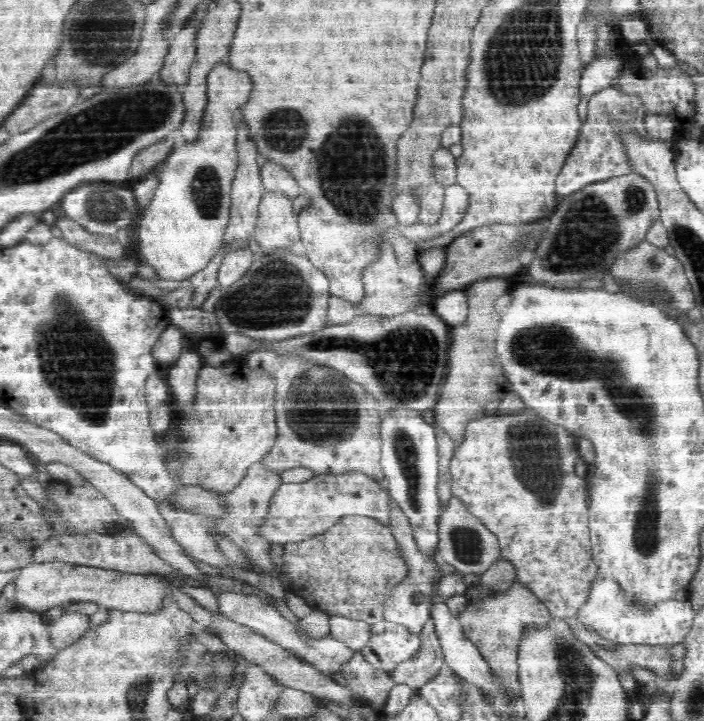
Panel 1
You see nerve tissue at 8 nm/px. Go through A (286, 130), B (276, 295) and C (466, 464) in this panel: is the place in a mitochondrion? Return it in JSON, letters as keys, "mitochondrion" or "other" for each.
{"A":"mitochondrion","B":"mitochondrion","C":"other"}

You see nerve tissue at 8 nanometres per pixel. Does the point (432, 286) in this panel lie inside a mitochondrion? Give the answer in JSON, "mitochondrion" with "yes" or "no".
{"mitochondrion":"no"}

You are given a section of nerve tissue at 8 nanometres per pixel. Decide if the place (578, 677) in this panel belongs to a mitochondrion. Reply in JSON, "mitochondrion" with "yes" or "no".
{"mitochondrion":"yes"}

